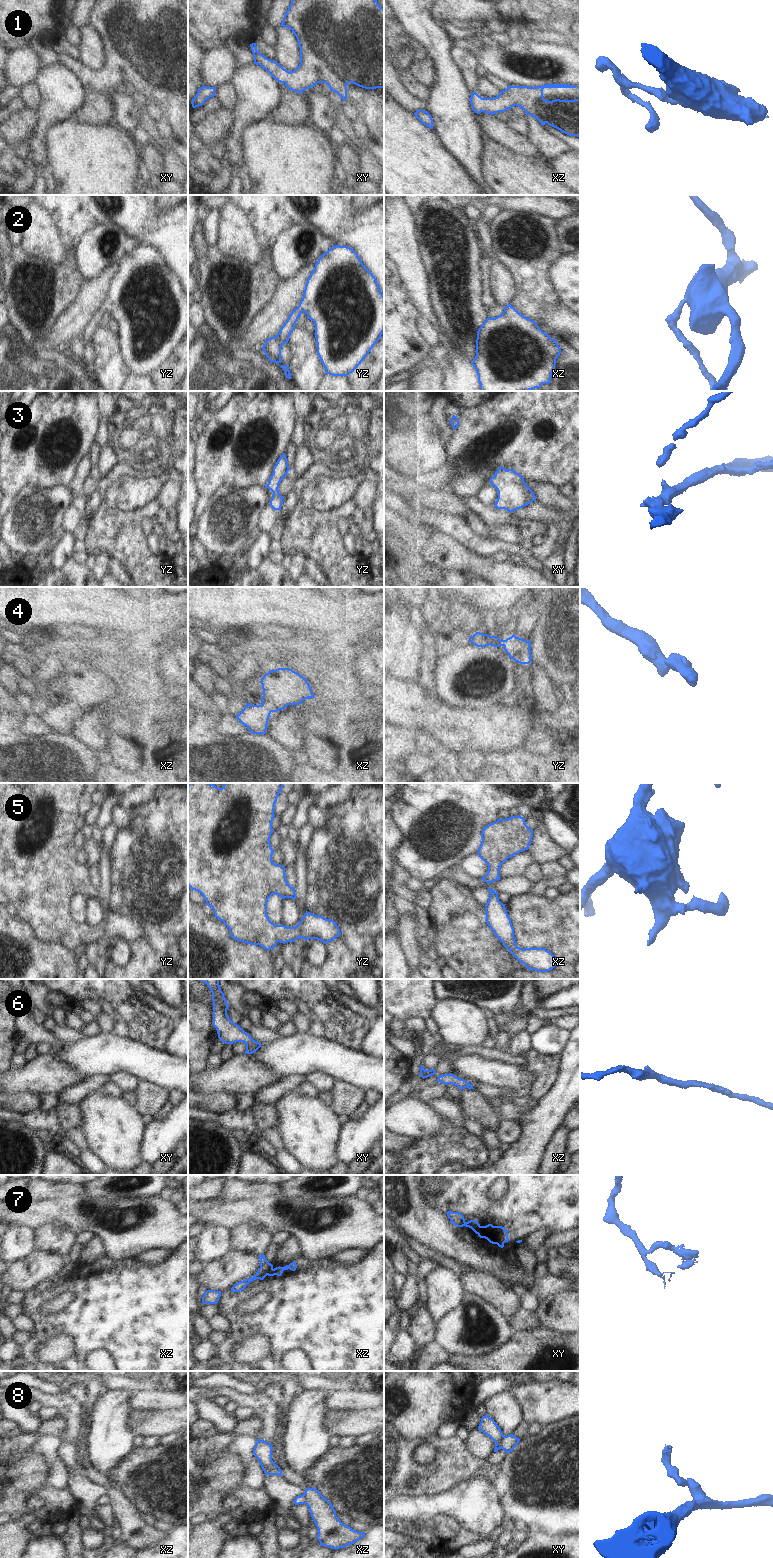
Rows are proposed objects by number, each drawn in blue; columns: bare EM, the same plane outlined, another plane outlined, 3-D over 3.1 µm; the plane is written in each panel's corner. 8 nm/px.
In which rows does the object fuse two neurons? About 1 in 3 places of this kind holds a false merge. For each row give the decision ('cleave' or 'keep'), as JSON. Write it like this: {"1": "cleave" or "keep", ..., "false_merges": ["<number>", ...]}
{"1": "keep", "2": "keep", "3": "keep", "4": "keep", "5": "keep", "6": "keep", "7": "cleave", "8": "cleave", "false_merges": ["7", "8"]}

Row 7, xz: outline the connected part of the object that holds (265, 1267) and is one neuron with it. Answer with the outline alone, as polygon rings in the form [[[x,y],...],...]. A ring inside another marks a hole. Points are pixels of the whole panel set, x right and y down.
[[[262,1254],[262,1255],[258,1256],[258,1257],[260,1259],[260,1268],[258,1269],[256,1274],[253,1277],[249,1278],[249,1279],[245,1279],[243,1281],[240,1281],[240,1282],[236,1283],[231,1288],[232,1292],[240,1292],[240,1291],[244,1290],[245,1287],[250,1282],[252,1282],[252,1281],[254,1281],[256,1279],[263,1280],[268,1275],[268,1273],[271,1272],[271,1270],[273,1269],[273,1265],[266,1260],[265,1255]]]

